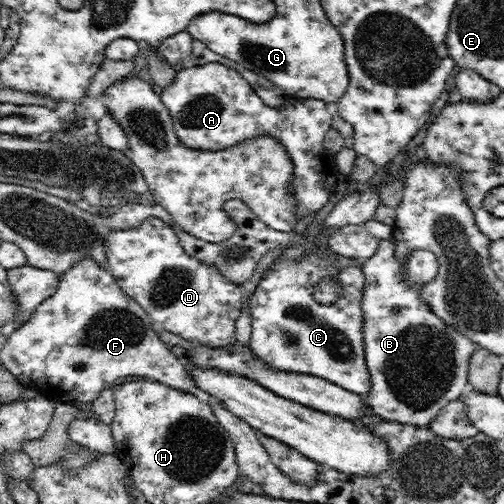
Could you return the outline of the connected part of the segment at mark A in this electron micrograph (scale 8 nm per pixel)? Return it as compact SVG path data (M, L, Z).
M219 62L194 67L185 64L174 82L162 89L160 98L170 111L177 137L190 149L216 152L258 136L277 138L294 165L289 186L295 214L300 219L320 210L329 201L340 174L334 156L323 145L334 115L331 104L318 99L294 99L282 110L268 106L238 70Z

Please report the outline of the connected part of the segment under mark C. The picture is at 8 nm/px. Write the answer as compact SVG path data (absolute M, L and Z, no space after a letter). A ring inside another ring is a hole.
M310 250L294 260L279 256L267 269L249 303L252 324L249 347L253 354L274 370L320 377L351 393L366 396L370 392L371 376L366 366L363 340L362 296L366 280L361 266L337 270L325 258L317 256L316 251ZM324 278L333 278L343 287L342 297L334 305L322 305L314 300L314 288Z

